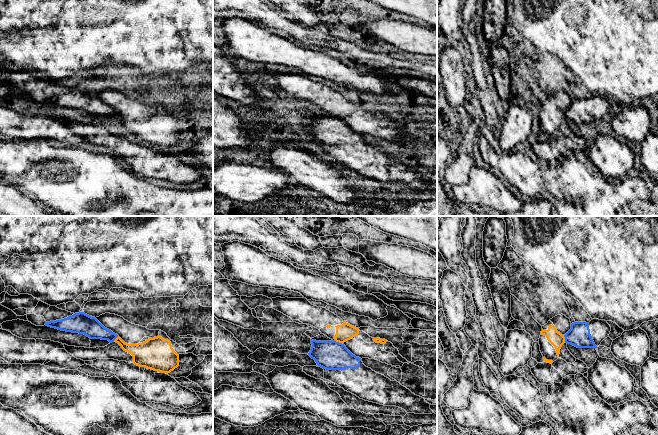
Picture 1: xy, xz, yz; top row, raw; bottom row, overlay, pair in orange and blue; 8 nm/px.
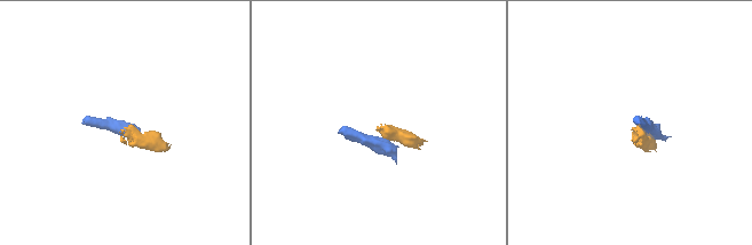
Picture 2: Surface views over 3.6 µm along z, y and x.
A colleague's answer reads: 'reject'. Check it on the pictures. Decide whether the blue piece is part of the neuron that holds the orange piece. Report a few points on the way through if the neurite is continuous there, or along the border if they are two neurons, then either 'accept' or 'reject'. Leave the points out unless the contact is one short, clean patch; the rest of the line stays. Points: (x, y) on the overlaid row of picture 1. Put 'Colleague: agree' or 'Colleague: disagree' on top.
Colleague: agree
border along xz (335, 340), (342, 344); reject

